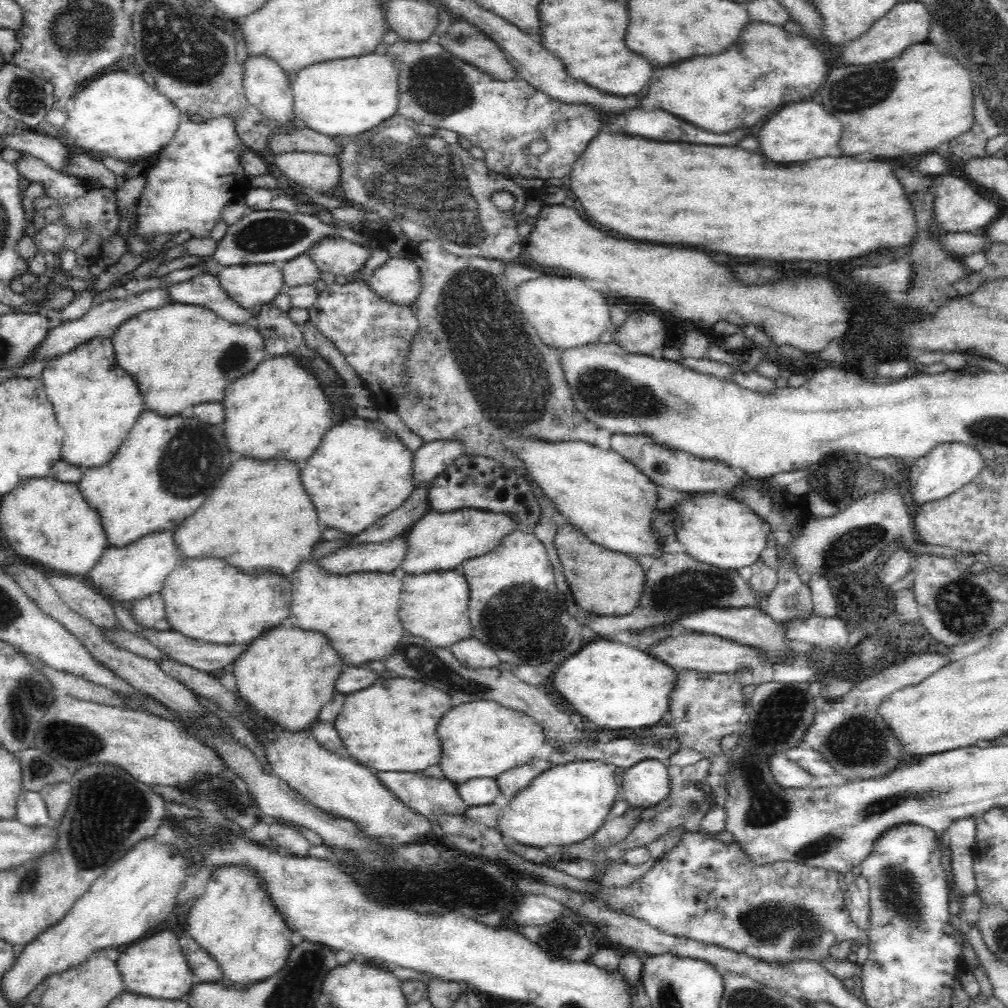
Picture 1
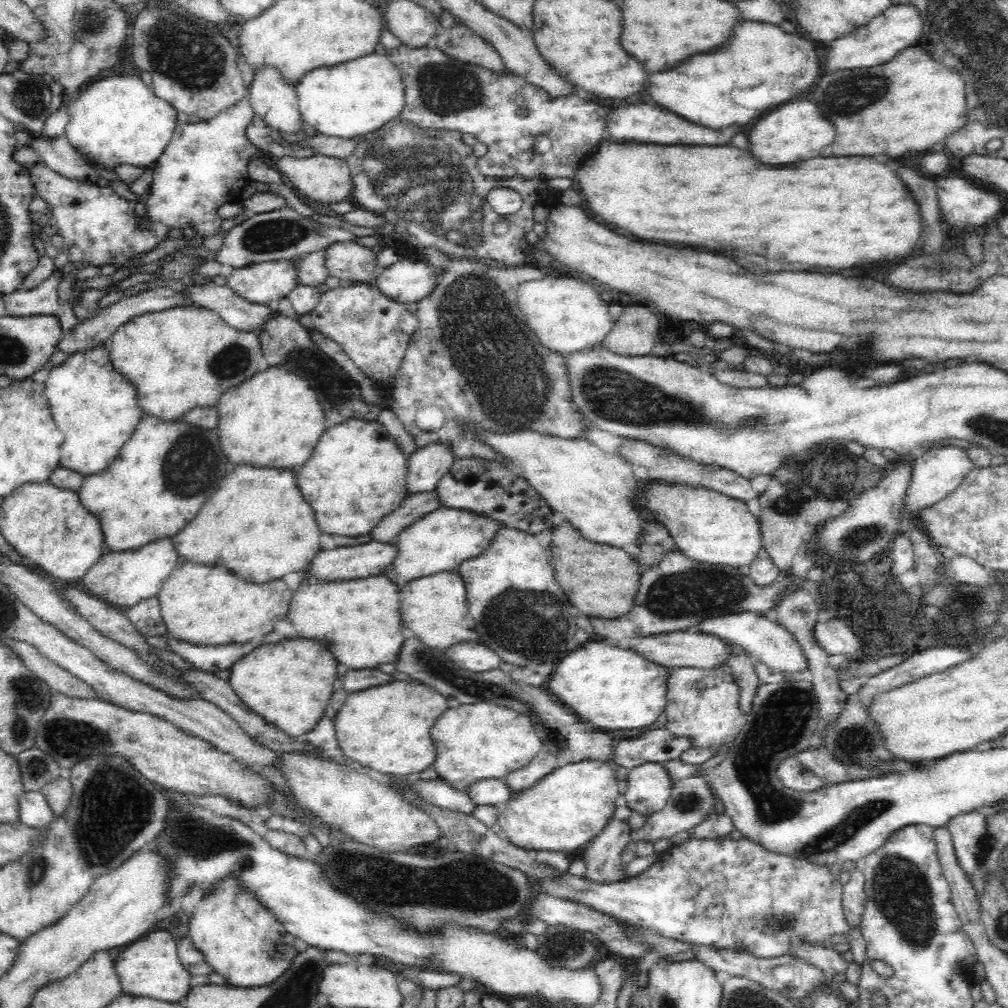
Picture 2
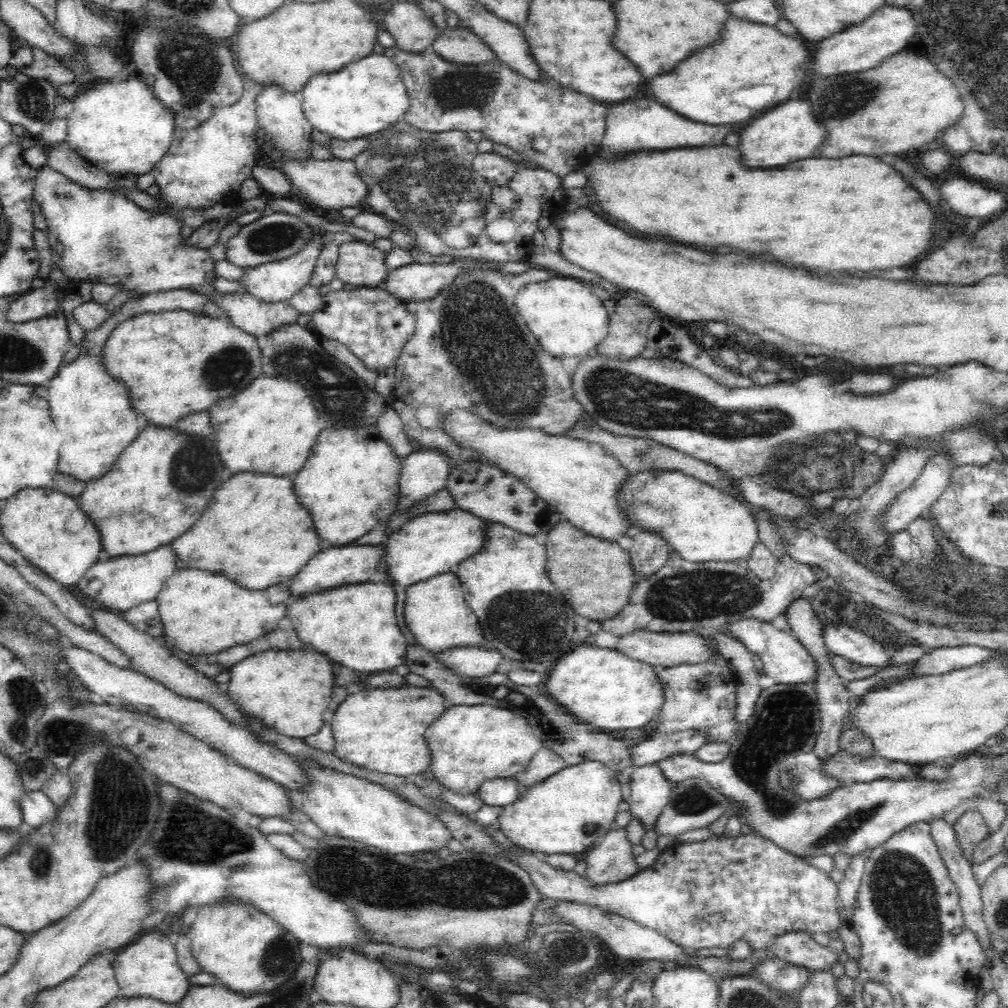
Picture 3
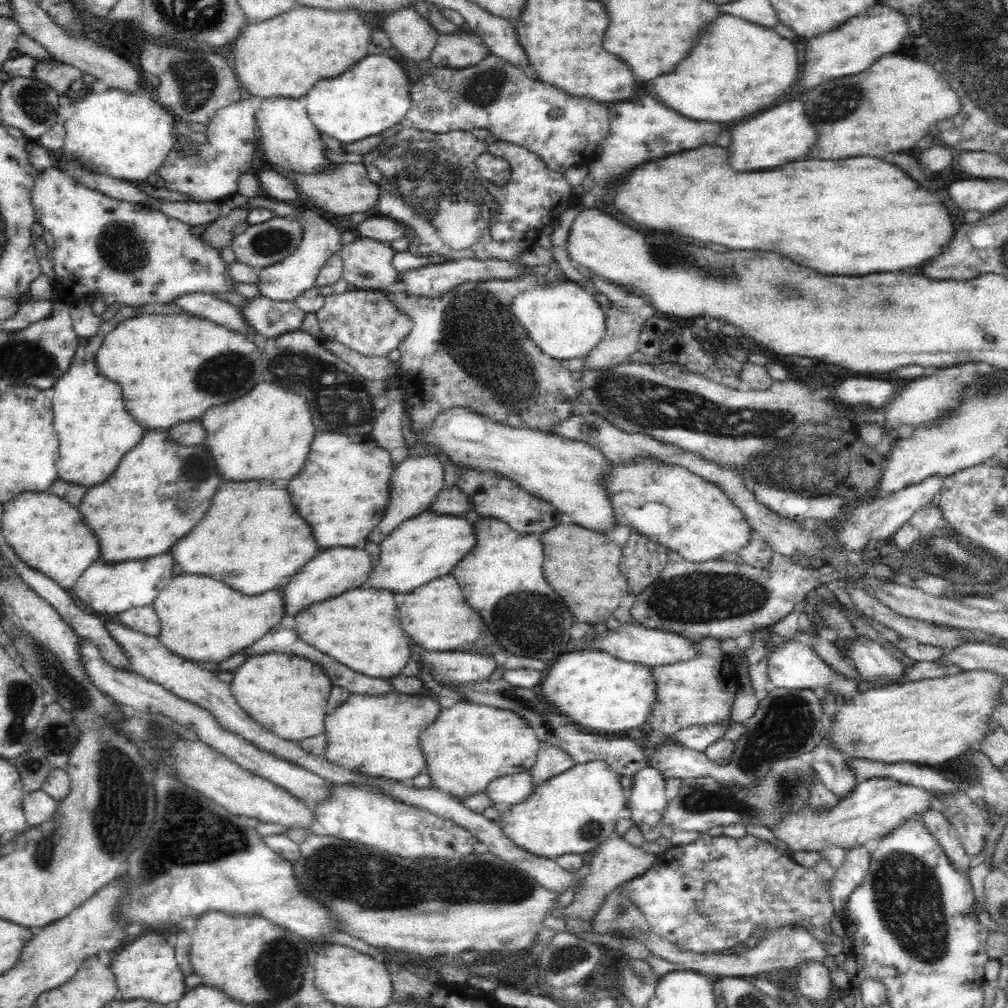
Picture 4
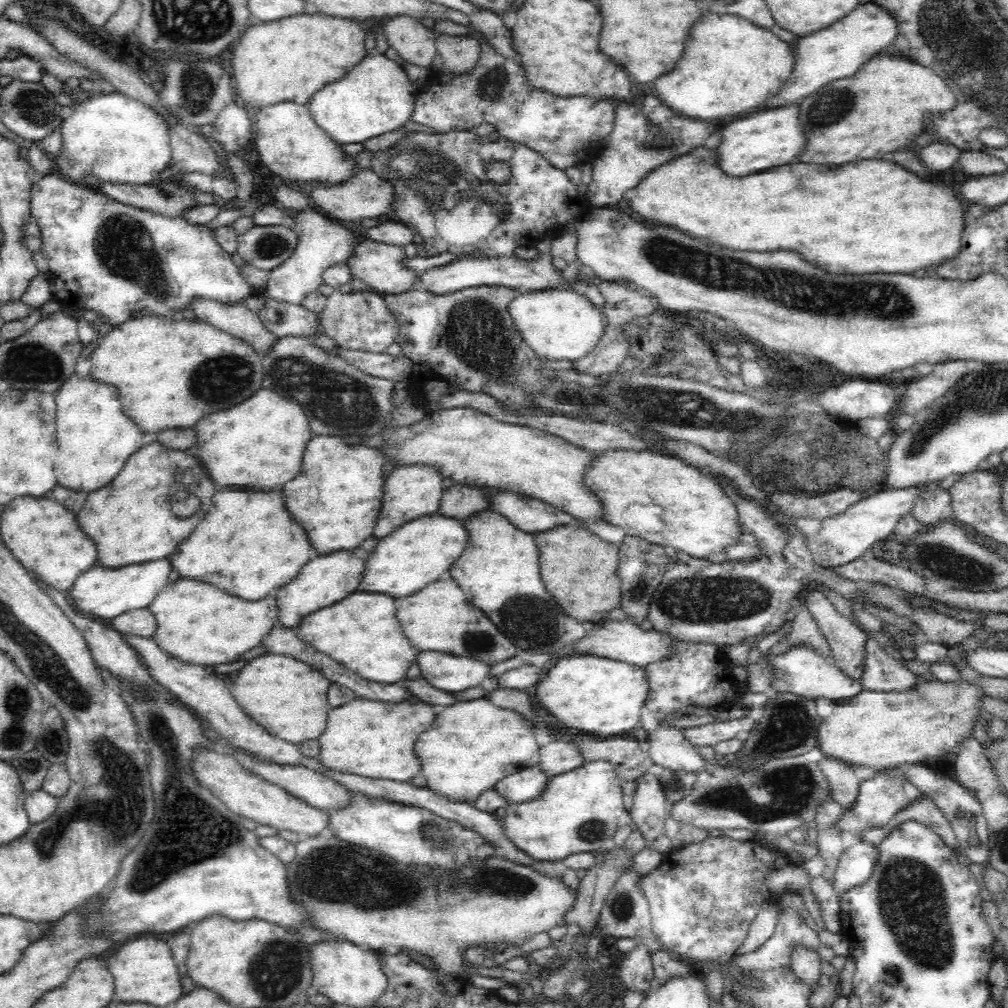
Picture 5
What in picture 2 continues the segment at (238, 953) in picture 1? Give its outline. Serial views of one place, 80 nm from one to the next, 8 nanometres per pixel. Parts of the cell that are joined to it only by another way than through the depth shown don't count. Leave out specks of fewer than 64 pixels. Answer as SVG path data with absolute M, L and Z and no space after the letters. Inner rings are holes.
M235 876L222 879L212 888L208 896L200 900L189 916L188 933L194 946L204 954L203 958L206 958L206 962L215 972L224 976L227 984L232 987L266 987L286 972L286 968L297 955L293 945L296 937L286 932L282 923L255 898L254 894L243 890L243 887L236 882Z

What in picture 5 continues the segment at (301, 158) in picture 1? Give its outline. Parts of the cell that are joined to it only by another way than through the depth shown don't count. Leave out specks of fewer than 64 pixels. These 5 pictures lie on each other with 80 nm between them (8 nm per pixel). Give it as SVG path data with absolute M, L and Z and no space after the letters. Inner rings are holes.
M354 166L352 176L348 176L342 183L327 184L307 183L310 198L315 206L329 217L339 220L360 220L360 218L377 218L378 220L389 218L390 202L394 200L394 188L388 181L380 179L368 166Z

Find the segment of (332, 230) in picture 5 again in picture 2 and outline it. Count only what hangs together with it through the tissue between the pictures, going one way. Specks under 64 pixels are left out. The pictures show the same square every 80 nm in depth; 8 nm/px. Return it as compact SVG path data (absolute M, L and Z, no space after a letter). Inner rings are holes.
M298 259L252 263L244 268L231 268L225 275L225 285L242 299L274 305L296 288Z

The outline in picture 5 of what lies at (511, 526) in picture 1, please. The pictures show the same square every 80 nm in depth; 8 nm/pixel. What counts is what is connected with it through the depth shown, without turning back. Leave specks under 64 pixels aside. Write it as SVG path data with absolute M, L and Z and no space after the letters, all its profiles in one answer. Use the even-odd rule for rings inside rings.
M435 513L410 520L381 538L365 560L365 571L359 582L360 591L389 594L397 601L415 594L416 590L446 577L450 567L465 549L467 540L462 521Z

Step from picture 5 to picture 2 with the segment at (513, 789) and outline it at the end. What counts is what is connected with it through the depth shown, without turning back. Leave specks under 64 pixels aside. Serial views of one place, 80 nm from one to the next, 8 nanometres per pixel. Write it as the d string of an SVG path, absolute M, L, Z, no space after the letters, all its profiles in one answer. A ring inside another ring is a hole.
M504 777L476 780L476 782L472 782L464 792L477 806L496 806L501 802L508 803L511 797L514 796L510 789L508 789Z

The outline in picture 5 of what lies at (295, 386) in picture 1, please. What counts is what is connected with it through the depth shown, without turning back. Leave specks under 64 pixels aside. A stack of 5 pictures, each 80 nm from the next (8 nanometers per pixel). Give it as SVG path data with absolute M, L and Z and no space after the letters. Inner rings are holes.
M263 387L258 396L244 400L242 404L238 404L238 408L230 408L228 412L220 410L214 412L214 416L206 416L206 420L198 420L198 424L193 426L198 444L190 450L205 464L209 478L218 484L218 488L238 486L256 492L281 491L301 471L306 444L313 437L304 409L297 400L284 398L276 391Z

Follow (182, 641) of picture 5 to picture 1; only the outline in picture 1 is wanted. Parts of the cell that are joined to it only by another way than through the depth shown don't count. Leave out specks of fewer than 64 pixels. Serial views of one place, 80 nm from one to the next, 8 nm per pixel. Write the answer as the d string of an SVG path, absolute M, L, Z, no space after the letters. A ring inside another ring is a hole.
M182 557L166 577L161 595L172 630L196 640L240 644L252 642L264 628L278 626L288 616L293 584L285 575L246 574L218 557Z

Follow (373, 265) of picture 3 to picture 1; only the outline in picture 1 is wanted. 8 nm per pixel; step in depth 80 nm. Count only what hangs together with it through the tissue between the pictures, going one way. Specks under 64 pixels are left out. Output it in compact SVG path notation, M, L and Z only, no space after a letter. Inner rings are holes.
M322 236L304 253L310 255L318 269L354 280L354 274L364 266L371 252L341 236Z

